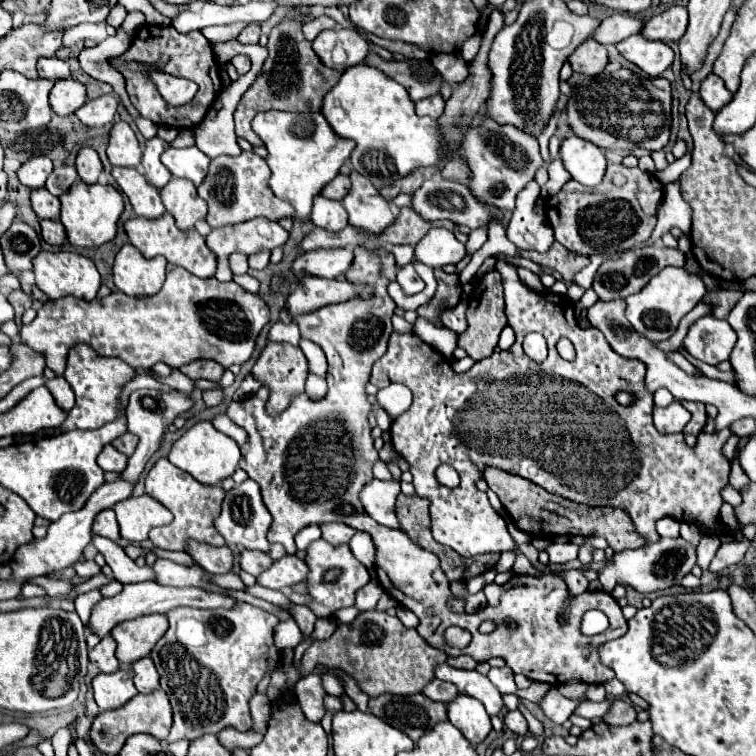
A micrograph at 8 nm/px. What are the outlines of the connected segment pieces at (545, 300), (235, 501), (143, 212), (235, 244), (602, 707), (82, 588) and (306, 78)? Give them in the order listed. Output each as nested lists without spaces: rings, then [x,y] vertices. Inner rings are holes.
[[[503,260],[497,262],[497,270],[503,274],[505,282],[505,314],[517,336],[509,350],[493,352],[489,358],[475,362],[469,372],[455,374],[449,362],[421,338],[415,334],[393,332],[387,352],[373,364],[371,370],[369,382],[377,388],[389,386],[389,382],[401,382],[413,392],[411,408],[391,424],[391,442],[395,452],[409,464],[417,496],[431,502],[433,538],[451,546],[465,558],[490,552],[503,553],[515,548],[515,542],[507,532],[507,522],[493,510],[493,506],[487,506],[487,494],[475,488],[475,482],[481,478],[485,466],[525,476],[547,492],[565,496],[579,504],[623,508],[647,544],[659,542],[661,536],[655,530],[655,522],[663,516],[673,516],[679,522],[701,526],[707,534],[719,536],[723,532],[723,524],[719,520],[719,510],[723,506],[721,490],[727,486],[731,470],[731,462],[723,456],[723,444],[733,432],[729,428],[717,434],[705,432],[697,438],[695,448],[685,444],[683,434],[659,434],[651,420],[653,398],[645,392],[645,388],[641,388],[647,366],[641,360],[625,358],[613,352],[601,330],[583,330],[575,318],[575,306],[569,298],[553,292],[527,290],[519,282],[515,266],[509,266]],[[529,332],[539,332],[547,340],[549,356],[543,364],[527,360],[521,348],[523,338]],[[563,336],[569,338],[577,350],[577,358],[573,362],[563,360],[555,350],[557,340]],[[617,390],[631,390],[637,400],[631,406],[621,406],[615,400]],[[441,464],[449,464],[459,472],[461,484],[457,488],[447,488],[437,482],[435,470]]]
[[[251,478],[237,484],[233,490],[229,490],[225,494],[223,512],[215,520],[215,528],[225,538],[227,544],[235,544],[235,546],[241,546],[241,548],[247,548],[247,550],[261,550],[261,552],[269,550],[269,542],[265,538],[269,524],[271,524],[271,514],[261,500],[261,488]]]
[[[113,168],[113,178],[127,194],[133,210],[141,218],[159,218],[165,214],[165,206],[161,204],[159,190],[149,186],[145,176],[137,172],[137,168]]]
[[[253,218],[245,226],[225,226],[215,228],[207,236],[209,248],[217,254],[217,274],[215,278],[221,282],[227,282],[233,278],[227,256],[233,252],[253,254],[259,250],[273,250],[275,246],[283,246],[287,242],[289,232],[279,226],[279,222],[267,220],[267,218]]]
[[[605,700],[605,702],[581,702],[577,706],[575,714],[593,720],[593,718],[601,718],[607,710],[609,710],[609,700]]]
[[[101,573],[93,578],[90,578],[89,580],[86,580],[84,583],[77,585],[74,595],[78,596],[79,594],[89,592],[89,590],[99,589],[109,582],[111,582],[111,578],[108,578]]]
[[[283,20],[269,34],[269,58],[263,64],[261,74],[253,82],[253,86],[243,94],[237,110],[235,110],[235,130],[239,138],[245,138],[253,146],[263,146],[261,138],[251,130],[251,120],[257,112],[263,110],[291,110],[291,112],[319,112],[323,106],[325,94],[337,84],[341,72],[325,68],[317,54],[301,34],[301,24]]]

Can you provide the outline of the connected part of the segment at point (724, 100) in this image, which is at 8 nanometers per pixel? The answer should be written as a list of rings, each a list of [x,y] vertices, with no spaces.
[[[709,74],[703,82],[701,82],[701,98],[703,102],[713,110],[717,112],[719,108],[723,108],[725,104],[729,104],[729,100],[733,98],[733,94],[725,88],[723,80],[715,74]]]

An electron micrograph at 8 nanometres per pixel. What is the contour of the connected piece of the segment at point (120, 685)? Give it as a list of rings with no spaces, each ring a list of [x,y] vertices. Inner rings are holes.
[[[121,668],[113,674],[95,676],[93,690],[101,712],[125,706],[137,694],[137,688],[133,686],[133,672],[127,668]]]

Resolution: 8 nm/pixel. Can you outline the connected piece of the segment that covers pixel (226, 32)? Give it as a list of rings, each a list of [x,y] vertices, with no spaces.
[[[231,24],[231,26],[209,26],[203,28],[203,36],[209,42],[225,42],[225,40],[233,40],[241,30],[245,28],[245,24]]]

